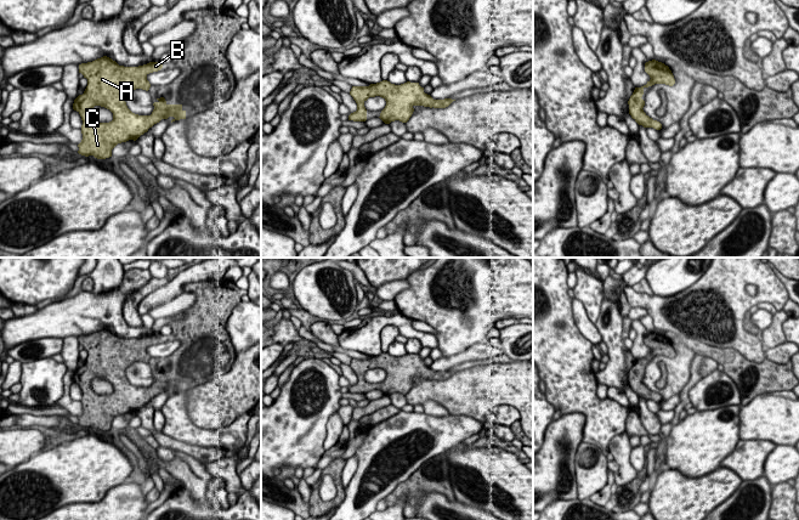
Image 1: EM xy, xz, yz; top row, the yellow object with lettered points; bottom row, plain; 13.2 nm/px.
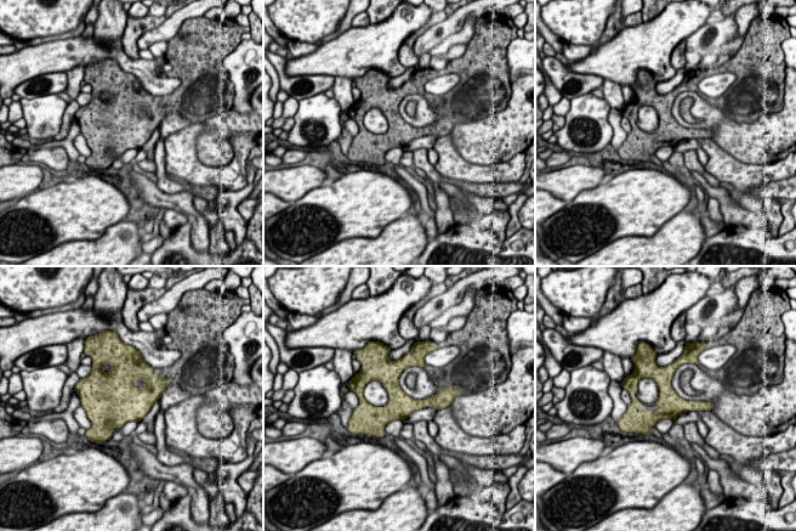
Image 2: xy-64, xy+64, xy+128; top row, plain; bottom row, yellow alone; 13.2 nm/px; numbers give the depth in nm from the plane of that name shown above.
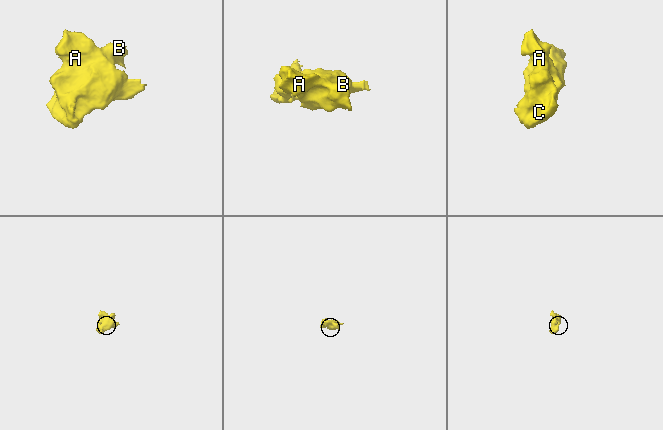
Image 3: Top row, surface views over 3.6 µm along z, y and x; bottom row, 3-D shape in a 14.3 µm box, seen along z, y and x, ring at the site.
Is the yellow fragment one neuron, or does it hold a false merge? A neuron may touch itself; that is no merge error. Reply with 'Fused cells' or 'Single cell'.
Fused cells

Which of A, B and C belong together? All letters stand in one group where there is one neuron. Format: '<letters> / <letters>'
A C / B

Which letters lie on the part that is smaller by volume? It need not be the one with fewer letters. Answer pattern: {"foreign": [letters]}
{"foreign": ["B"]}

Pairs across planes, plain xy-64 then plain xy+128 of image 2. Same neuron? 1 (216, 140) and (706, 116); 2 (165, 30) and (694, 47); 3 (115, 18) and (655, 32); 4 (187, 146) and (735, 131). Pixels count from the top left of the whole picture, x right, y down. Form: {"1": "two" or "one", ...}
{"1": "one", "2": "one", "3": "two", "4": "two"}

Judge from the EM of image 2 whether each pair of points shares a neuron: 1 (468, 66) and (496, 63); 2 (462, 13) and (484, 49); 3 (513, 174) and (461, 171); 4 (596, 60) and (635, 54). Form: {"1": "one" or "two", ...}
{"1": "one", "2": "two", "3": "one", "4": "one"}

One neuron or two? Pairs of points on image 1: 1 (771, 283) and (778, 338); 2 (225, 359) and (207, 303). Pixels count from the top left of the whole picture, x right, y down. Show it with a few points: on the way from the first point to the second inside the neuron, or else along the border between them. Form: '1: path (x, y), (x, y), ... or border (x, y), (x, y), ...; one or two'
1: border (782, 309), (776, 311); two
2: path (215, 345), (215, 338), (208, 331), (208, 316); one

